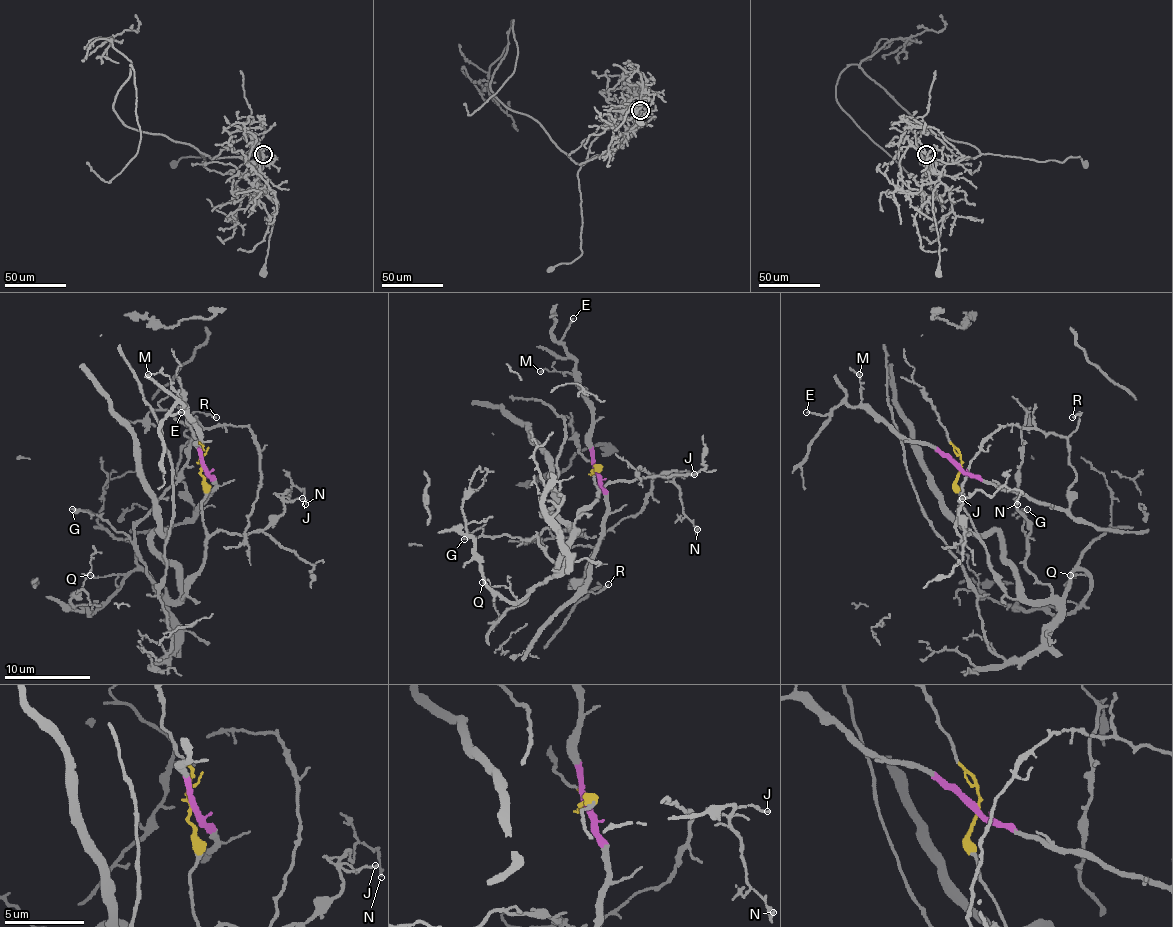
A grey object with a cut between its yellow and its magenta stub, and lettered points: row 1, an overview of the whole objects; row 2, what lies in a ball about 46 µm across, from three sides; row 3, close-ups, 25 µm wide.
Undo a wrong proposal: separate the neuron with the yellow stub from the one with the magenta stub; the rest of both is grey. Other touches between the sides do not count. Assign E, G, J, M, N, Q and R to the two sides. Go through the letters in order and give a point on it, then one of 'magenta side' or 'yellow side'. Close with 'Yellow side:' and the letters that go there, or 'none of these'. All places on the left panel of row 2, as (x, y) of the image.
E: (181, 412) | magenta side
G: (72, 509) | yellow side
J: (302, 498) | yellow side
M: (148, 374) | magenta side
N: (305, 504) | yellow side
Q: (90, 575) | yellow side
R: (216, 417) | magenta side
Yellow side: G, J, N, Q

